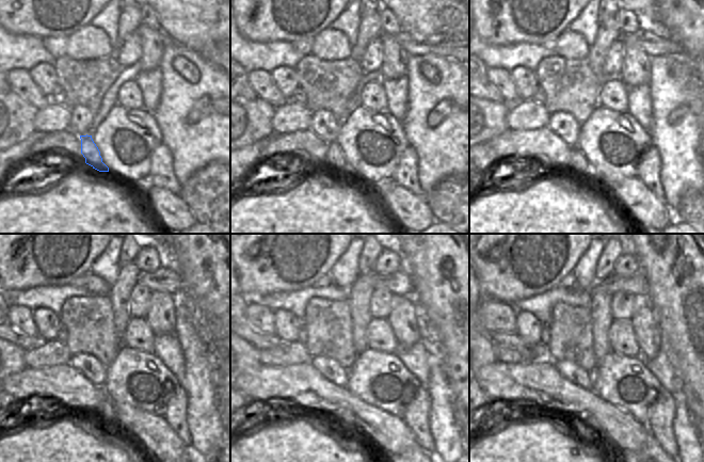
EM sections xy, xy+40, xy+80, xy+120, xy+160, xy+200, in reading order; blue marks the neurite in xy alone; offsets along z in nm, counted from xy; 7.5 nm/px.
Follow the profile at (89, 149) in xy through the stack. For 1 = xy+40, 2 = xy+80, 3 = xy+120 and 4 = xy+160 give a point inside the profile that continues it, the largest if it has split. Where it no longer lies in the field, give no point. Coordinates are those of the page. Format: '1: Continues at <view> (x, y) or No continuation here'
1: Continues at xy+40 (338, 163)
2: Continues at xy+80 (581, 168)
3: Continues at xy+120 (106, 413)
4: Continues at xy+160 (347, 417).

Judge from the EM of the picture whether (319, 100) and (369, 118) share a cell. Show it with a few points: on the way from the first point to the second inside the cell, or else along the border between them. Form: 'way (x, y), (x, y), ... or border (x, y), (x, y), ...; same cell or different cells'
border (360, 105), (342, 124); different cells

